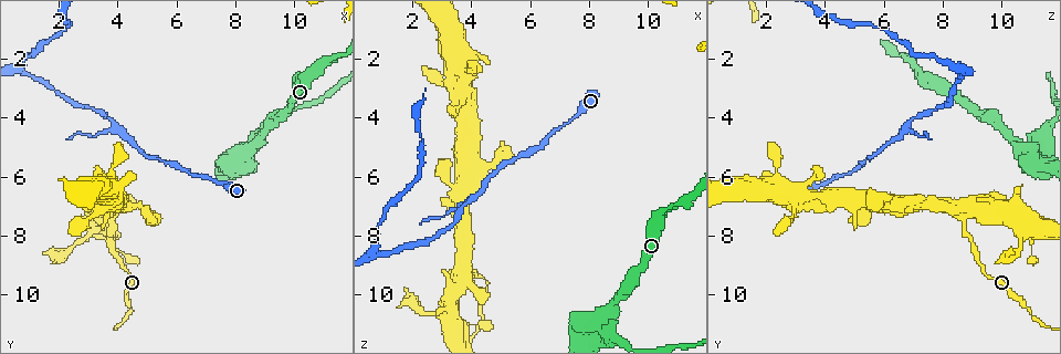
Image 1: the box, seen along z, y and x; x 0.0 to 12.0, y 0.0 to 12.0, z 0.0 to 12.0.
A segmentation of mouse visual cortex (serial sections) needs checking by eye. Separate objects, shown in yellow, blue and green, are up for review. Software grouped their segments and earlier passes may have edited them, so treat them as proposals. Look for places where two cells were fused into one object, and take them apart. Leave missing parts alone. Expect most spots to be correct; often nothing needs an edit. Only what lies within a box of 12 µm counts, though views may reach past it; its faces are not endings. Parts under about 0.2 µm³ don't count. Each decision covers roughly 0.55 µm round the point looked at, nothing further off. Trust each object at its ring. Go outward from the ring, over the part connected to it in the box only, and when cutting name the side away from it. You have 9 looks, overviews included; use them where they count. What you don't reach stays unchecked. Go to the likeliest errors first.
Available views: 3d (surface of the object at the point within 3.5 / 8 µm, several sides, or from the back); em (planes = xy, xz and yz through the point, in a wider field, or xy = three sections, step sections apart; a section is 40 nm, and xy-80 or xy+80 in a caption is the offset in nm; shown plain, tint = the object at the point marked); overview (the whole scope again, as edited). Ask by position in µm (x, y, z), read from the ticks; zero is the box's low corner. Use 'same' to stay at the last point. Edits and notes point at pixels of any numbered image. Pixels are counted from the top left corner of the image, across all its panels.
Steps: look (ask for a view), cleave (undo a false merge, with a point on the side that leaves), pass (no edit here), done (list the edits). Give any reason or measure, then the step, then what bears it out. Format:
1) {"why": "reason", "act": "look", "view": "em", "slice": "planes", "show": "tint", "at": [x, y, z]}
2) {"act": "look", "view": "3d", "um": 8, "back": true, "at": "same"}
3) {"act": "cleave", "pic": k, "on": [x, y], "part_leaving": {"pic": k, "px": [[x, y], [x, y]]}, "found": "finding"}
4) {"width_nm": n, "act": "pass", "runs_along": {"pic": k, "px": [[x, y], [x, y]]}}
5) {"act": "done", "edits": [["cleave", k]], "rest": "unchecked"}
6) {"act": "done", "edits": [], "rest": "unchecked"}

{"why": "narrows sharply", "act": "look", "view": "3d", "um": 8, "at": [3.8, 4.0, 7.0]}

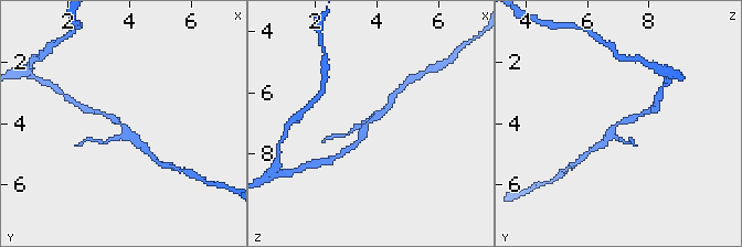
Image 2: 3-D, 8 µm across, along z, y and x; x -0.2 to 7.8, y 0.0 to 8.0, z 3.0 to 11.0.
{"act": "look", "view": "em", "slice": "xy", "step": 2, "show": "tint", "at": [3.8, 4.0, 7.1]}

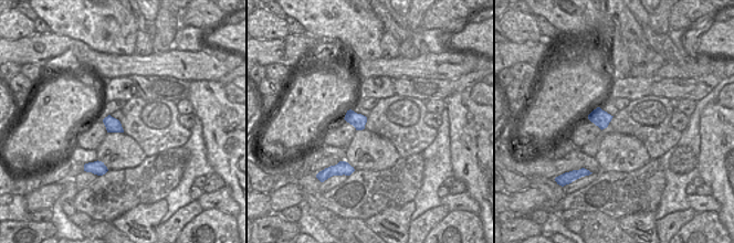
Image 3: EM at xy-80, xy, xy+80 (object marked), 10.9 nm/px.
{"act": "pass", "found": "one cell here"}

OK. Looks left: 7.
{"why": "arms part here", "act": "look", "view": "3d", "um": 3.5, "at": [3.9, 7.4, 8.6]}

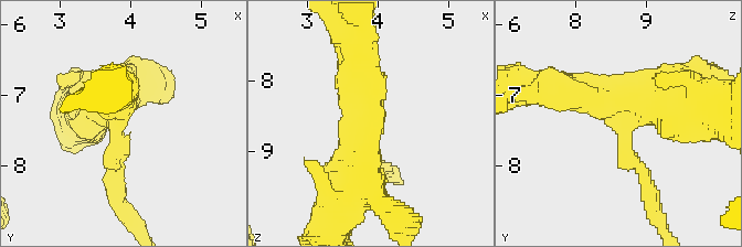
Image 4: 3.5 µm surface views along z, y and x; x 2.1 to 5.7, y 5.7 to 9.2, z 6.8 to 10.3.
{"act": "look", "view": "em", "slice": "xy", "step": 5, "show": "tint", "at": [3.80, 7.30, 8.65]}

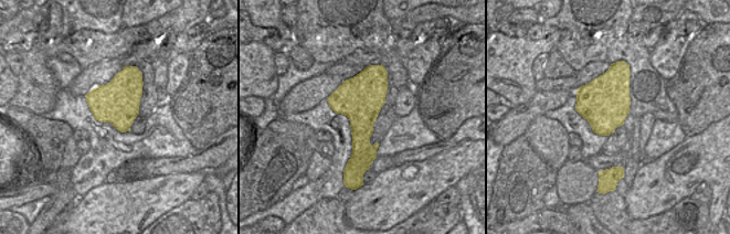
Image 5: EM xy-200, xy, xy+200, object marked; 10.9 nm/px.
{"act": "pass", "runs_along": {"pic": 4, "px": [[647, 185], [614, 107], [557, 90]]}, "found": "one cell here"}

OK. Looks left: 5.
{"why": "sudden change in width", "act": "look", "view": "3d", "um": 3.5, "at": [3.4, 6.7, 6.4]}

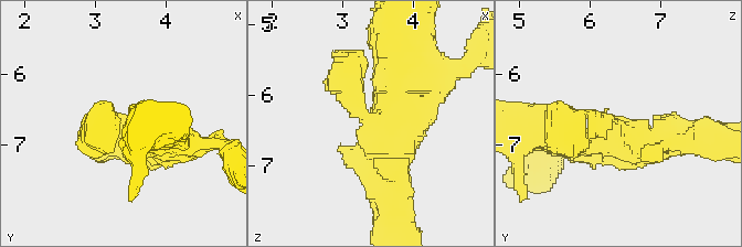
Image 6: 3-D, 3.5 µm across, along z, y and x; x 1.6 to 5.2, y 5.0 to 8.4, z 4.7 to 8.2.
{"act": "look", "view": "em", "slice": "planes", "show": "tint", "at": [3.45, 6.75, 6.40]}

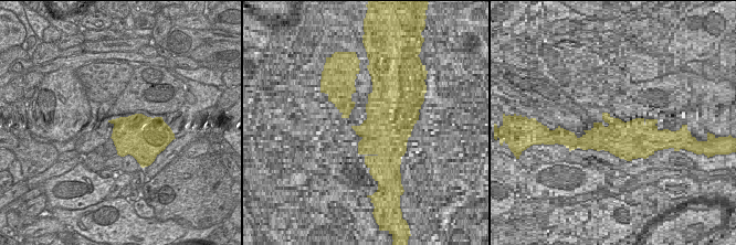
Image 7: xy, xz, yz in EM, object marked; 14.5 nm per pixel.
{"act": "pass", "found": "one cell here"}

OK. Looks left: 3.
{"why": "a fork", "act": "look", "view": "3d", "um": 3.5, "at": [3.3, 7.3, 10.7]}

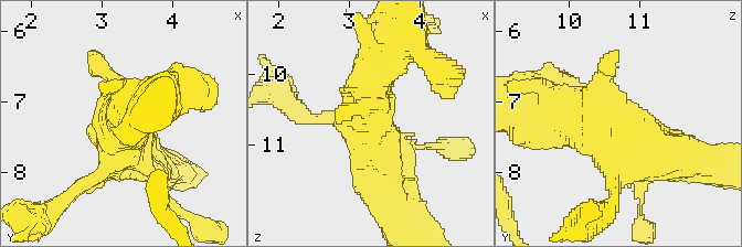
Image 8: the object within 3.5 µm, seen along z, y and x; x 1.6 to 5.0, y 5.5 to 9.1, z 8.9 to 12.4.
{"act": "look", "view": "em", "slice": "xy", "step": 3, "show": "tint", "at": [3.20, 7.35, 10.70]}

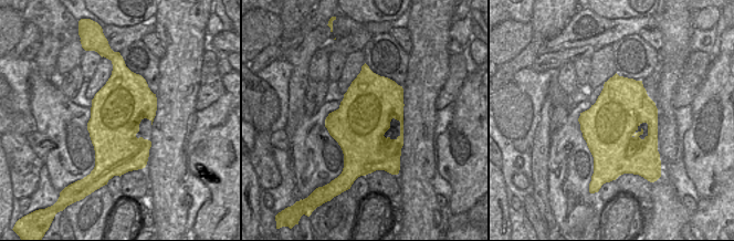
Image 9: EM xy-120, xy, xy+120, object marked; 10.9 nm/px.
{"act": "look", "view": "em", "slice": "planes", "show": "tint", "at": "same"}

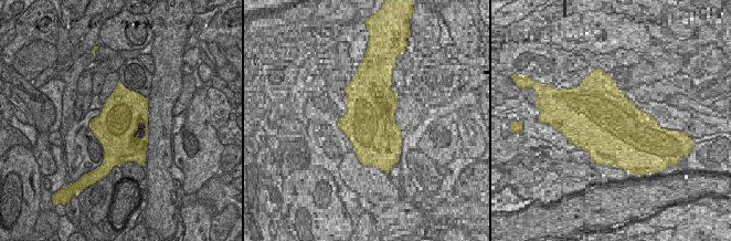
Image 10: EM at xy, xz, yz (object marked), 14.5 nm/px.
{"act": "pass", "runs_along": {"pic": 8, "px": [[553, 104], [675, 154]]}, "found": "all the same cell"}

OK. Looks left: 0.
{"act": "done", "edits": [], "rest": "unchecked"}

